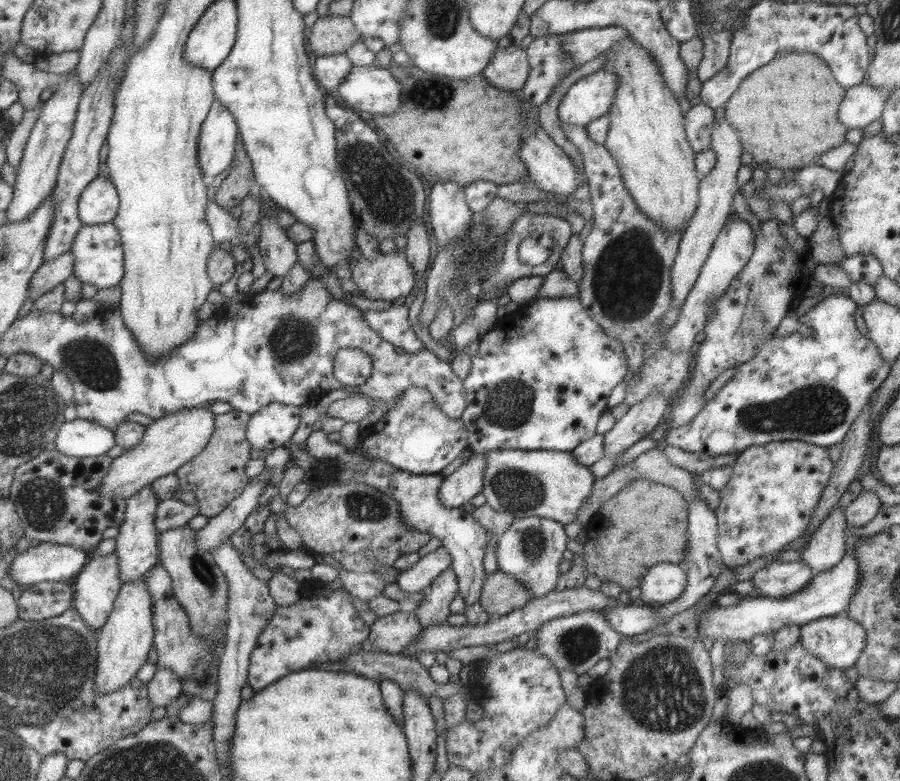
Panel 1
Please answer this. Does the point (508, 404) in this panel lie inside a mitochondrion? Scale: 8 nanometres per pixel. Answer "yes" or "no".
yes

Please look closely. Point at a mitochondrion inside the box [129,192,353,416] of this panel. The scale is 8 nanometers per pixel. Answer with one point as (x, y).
(292, 339)

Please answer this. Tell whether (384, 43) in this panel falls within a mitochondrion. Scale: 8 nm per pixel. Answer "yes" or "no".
no

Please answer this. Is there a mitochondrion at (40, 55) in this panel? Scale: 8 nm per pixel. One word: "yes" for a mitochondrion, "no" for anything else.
no

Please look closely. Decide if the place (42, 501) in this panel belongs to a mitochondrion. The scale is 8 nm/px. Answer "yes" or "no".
yes

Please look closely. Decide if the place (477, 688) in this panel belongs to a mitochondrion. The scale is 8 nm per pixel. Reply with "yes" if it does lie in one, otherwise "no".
no

